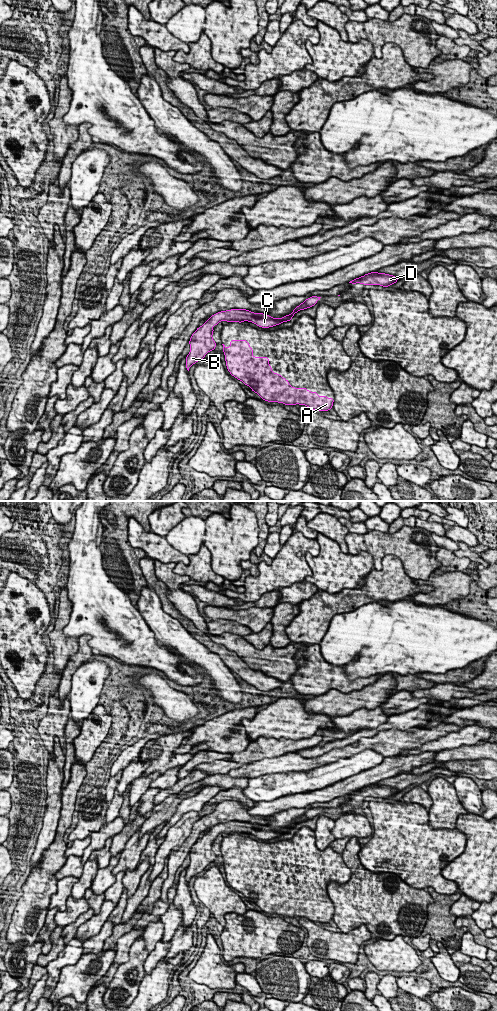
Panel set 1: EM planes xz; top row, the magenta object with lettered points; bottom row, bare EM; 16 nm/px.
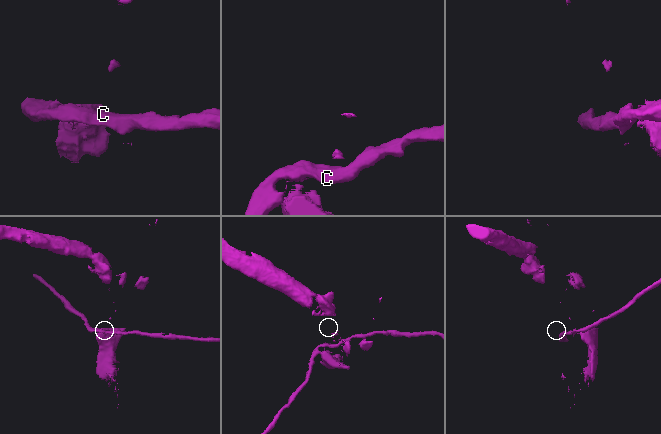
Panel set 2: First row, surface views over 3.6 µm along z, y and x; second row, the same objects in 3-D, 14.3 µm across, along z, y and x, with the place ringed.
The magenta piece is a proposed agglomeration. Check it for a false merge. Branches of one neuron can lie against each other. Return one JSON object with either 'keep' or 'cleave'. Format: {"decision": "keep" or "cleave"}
{"decision": "cleave"}

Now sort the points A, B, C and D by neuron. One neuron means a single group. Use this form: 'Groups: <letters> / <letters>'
Groups: A / B C D

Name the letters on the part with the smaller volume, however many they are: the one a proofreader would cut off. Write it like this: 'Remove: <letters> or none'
Remove: B, C, D

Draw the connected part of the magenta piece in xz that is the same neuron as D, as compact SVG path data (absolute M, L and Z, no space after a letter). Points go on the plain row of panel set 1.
M376 783L376 784L365 786L364 788L361 788L360 790L351 792L349 795L351 796L360 795L364 797L380 797L386 800L389 797L393 797L398 792L399 791L396 788L385 786L385 785L378 785Z

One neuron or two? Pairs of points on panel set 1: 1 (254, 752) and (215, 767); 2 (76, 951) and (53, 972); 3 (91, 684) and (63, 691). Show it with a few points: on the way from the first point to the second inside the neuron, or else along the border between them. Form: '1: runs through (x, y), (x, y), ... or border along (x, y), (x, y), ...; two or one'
1: runs through (244, 757), (238, 757), (233, 762), (225, 765); one
2: runs through (70, 954), (57, 966); one
3: border along (79, 667), (72, 676), (71, 689), (67, 695); two

